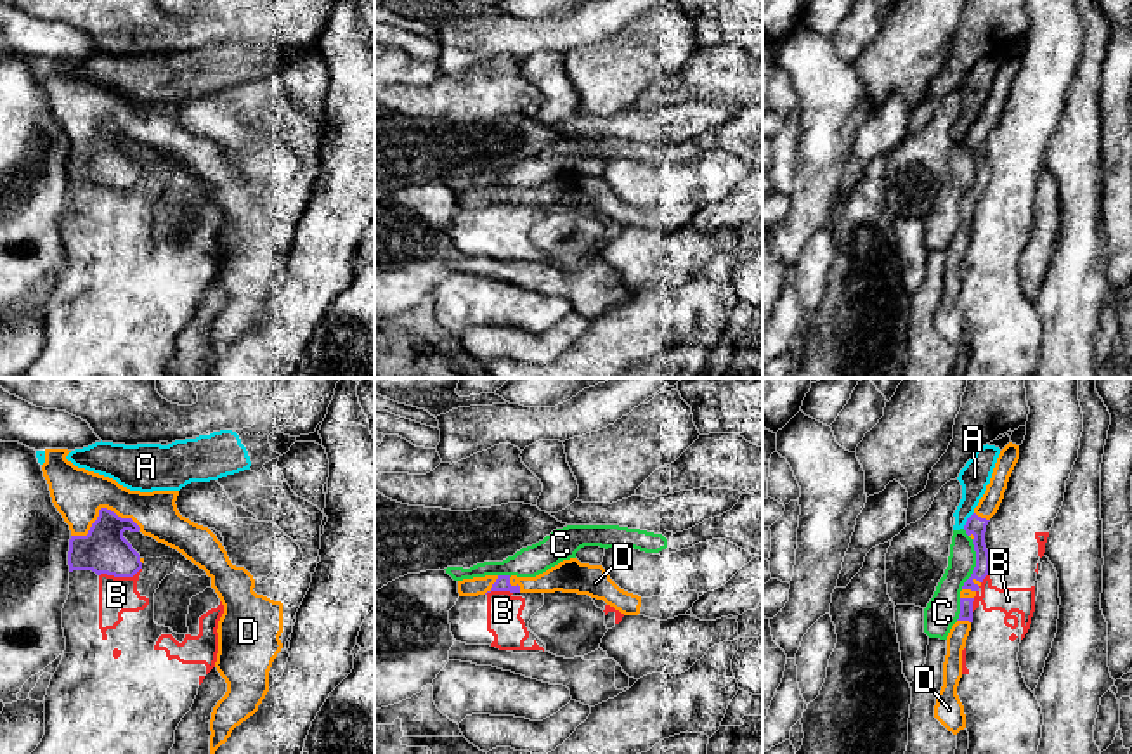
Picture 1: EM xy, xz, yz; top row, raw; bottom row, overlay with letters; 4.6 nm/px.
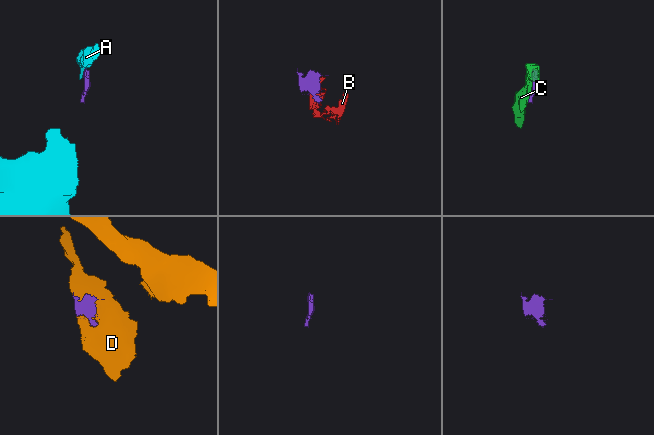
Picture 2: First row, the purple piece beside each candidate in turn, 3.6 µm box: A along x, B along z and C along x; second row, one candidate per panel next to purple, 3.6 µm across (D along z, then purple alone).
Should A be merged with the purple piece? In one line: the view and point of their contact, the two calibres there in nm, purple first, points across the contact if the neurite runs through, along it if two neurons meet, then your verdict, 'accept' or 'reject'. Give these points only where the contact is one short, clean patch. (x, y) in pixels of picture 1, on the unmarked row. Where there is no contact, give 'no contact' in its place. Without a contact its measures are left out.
meets purple in yz at (968, 132); 90 nm thick on the purple side, 140 nm on the other; border along yz (973, 123), (962, 139); reject

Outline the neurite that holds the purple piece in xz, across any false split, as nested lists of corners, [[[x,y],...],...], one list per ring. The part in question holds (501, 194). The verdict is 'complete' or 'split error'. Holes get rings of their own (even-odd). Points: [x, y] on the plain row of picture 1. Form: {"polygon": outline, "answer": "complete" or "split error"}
{"polygon": [[[577,170],[563,172],[536,189],[485,187],[458,192],[459,208],[478,208],[491,203],[510,205],[577,205],[603,211],[624,227],[645,227],[657,232],[674,231],[692,222],[699,211],[697,203],[676,210],[641,210],[621,201],[602,177],[581,175]]], "answer": "split error"}

